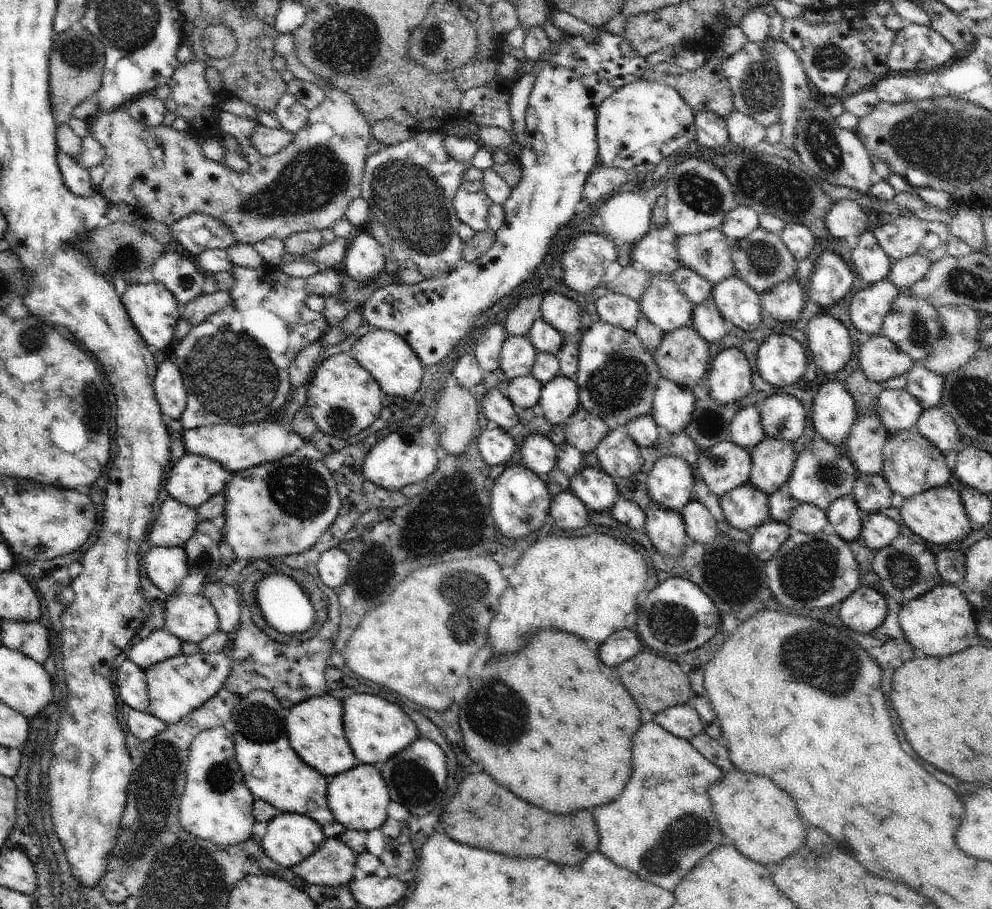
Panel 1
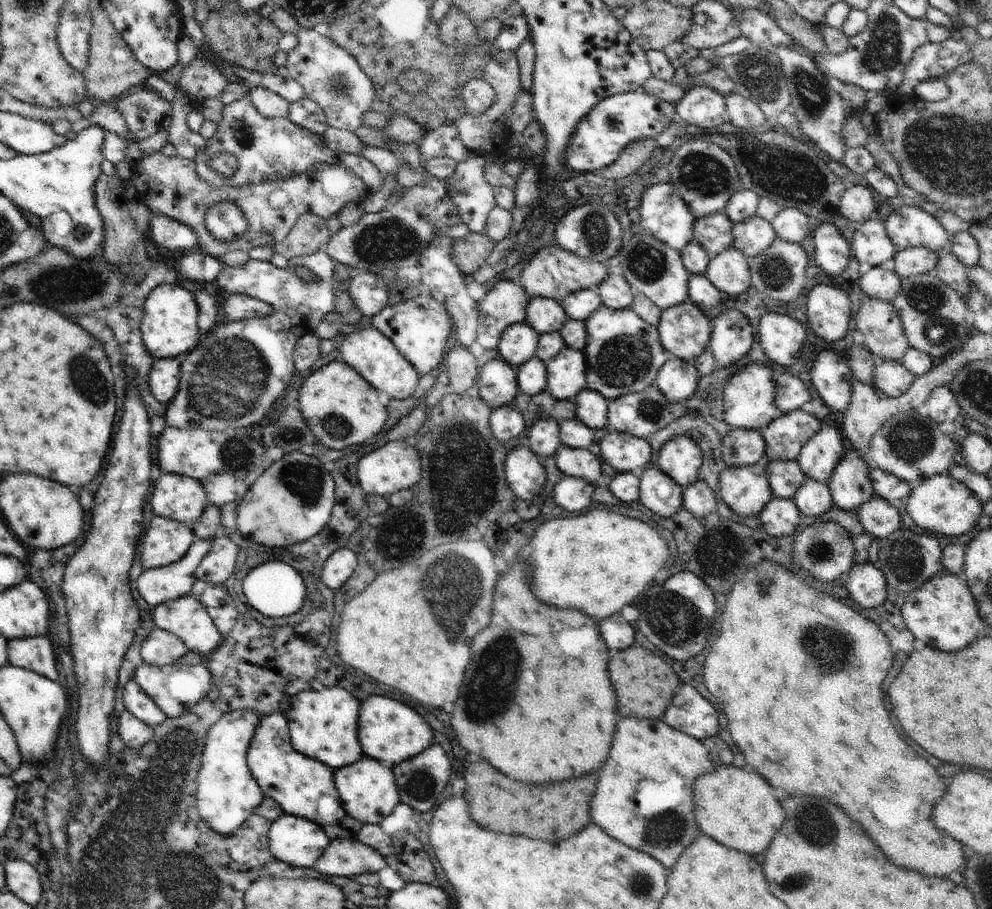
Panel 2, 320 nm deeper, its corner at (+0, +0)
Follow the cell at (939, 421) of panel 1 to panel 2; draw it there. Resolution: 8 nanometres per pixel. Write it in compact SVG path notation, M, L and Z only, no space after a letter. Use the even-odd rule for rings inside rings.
M940 386L928 396L928 400L916 412L920 416L928 416L936 424L941 424L956 421L961 415L961 408L950 388Z

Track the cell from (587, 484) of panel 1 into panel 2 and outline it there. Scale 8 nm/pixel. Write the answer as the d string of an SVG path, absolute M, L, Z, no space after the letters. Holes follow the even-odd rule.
M561 444L553 454L556 466L566 477L580 477L597 486L600 478L600 464L596 455L588 449L572 448Z

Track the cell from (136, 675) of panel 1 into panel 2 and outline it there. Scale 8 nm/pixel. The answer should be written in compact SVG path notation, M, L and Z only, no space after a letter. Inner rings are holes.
M132 678L123 689L125 709L134 713L136 718L143 720L148 726L160 726L166 720L165 712L142 690Z

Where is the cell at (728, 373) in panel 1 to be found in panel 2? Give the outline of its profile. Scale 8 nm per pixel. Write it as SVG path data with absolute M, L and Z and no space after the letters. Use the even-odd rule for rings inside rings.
M735 309L723 310L712 320L713 332L709 351L714 355L718 369L734 366L747 356L754 342L750 320Z

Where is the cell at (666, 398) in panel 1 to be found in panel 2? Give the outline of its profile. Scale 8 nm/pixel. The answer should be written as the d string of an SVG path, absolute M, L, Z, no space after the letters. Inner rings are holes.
M673 357L660 368L653 385L658 387L670 403L684 403L696 392L700 380L693 362Z

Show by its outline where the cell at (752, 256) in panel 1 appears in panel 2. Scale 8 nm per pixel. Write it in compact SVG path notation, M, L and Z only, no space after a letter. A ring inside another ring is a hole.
M753 215L746 220L733 224L733 246L744 252L749 259L762 254L776 240L770 222Z

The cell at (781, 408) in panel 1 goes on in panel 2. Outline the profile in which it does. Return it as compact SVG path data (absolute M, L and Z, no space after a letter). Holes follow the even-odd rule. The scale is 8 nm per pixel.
M784 372L776 381L774 404L783 414L790 414L811 400L808 386L798 376Z

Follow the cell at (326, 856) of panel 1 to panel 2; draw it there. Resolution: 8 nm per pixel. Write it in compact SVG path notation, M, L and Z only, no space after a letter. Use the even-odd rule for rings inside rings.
M334 839L313 866L323 878L327 876L357 877L377 873L388 866L384 857L372 847L356 839Z

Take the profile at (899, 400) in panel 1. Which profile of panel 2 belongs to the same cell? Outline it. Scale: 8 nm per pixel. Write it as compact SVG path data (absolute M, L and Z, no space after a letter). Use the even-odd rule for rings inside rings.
M881 360L874 368L872 385L888 398L899 398L912 387L917 377L902 366L901 360Z

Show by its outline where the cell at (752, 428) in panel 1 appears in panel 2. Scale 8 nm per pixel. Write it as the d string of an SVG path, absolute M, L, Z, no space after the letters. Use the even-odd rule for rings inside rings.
M754 362L740 368L724 388L723 418L732 429L746 428L746 430L764 430L774 421L783 416L774 404L776 382L772 368L766 368L760 362Z

